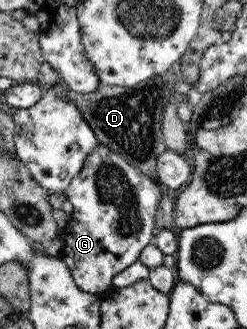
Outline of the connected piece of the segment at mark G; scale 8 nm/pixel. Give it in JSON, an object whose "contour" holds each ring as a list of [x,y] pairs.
{"contour":[[[106,145],[93,147],[80,173],[67,187],[73,213],[61,233],[64,247],[60,258],[79,289],[102,297],[112,286],[111,279],[135,263],[142,250],[153,243],[163,189],[147,173],[136,169]]]}

